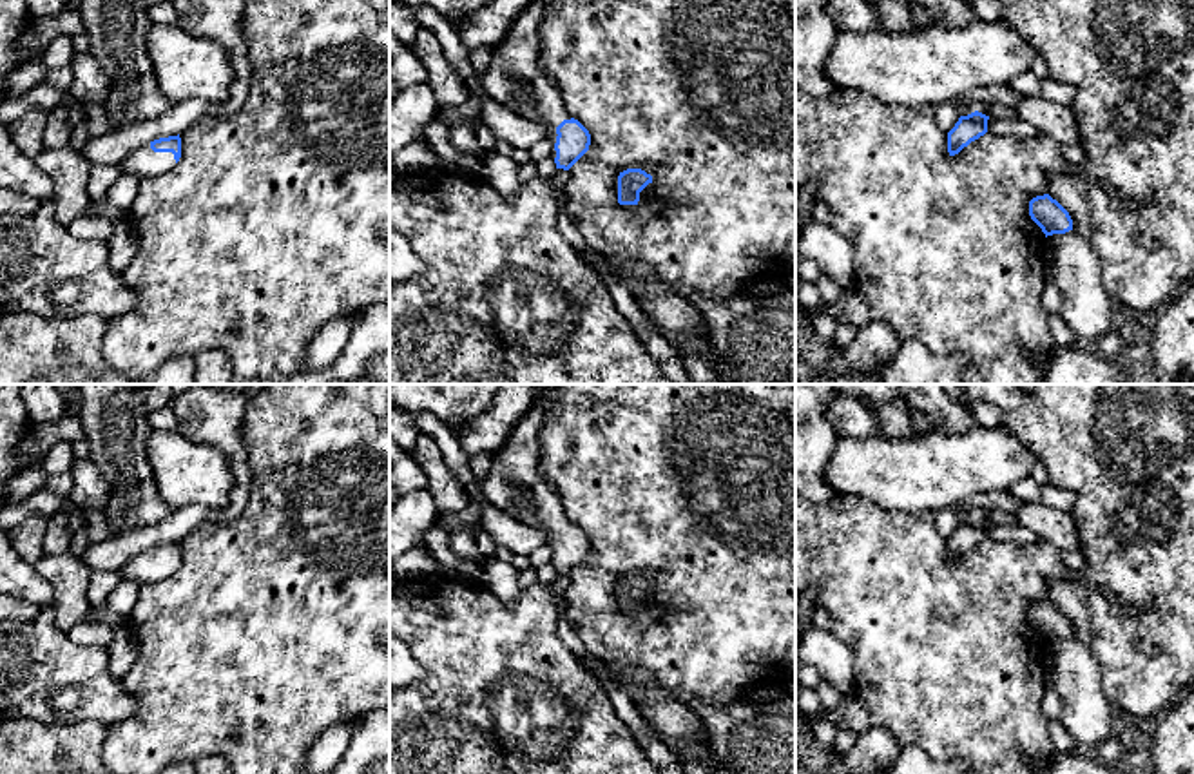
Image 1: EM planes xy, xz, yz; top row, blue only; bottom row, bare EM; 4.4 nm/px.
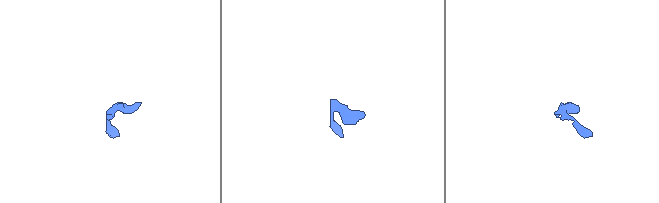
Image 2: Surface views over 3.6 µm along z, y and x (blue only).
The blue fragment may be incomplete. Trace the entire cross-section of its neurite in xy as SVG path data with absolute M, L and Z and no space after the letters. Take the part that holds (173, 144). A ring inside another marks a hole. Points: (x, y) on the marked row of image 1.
M169 136L134 149L118 165L123 174L140 179L165 174L181 158L181 138Z

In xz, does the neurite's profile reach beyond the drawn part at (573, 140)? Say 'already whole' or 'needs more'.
needs more

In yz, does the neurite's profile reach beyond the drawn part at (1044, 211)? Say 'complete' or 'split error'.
complete

